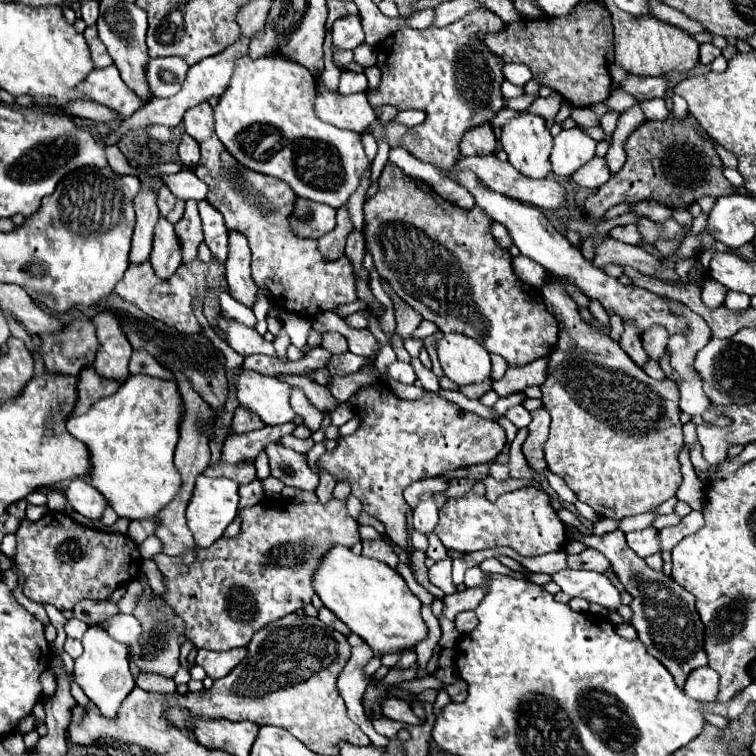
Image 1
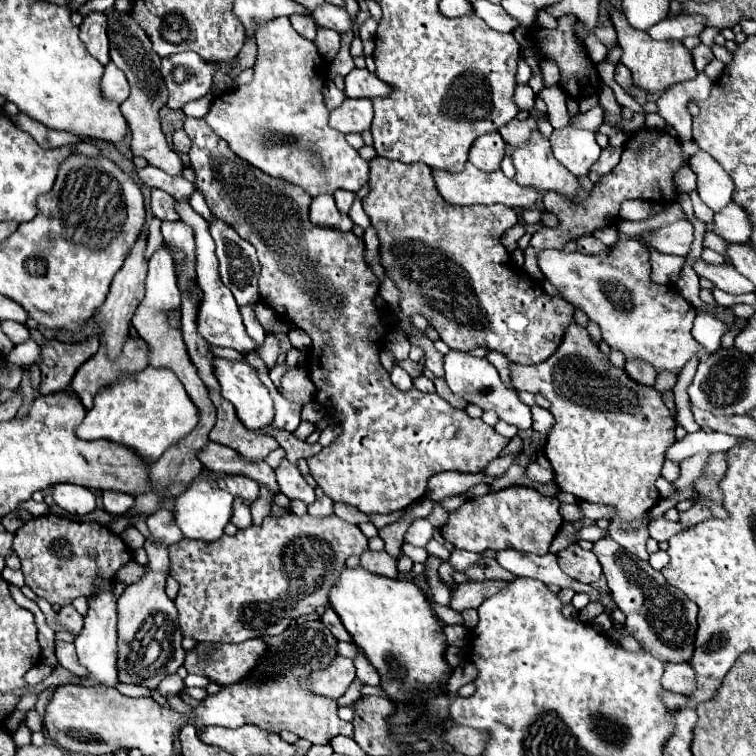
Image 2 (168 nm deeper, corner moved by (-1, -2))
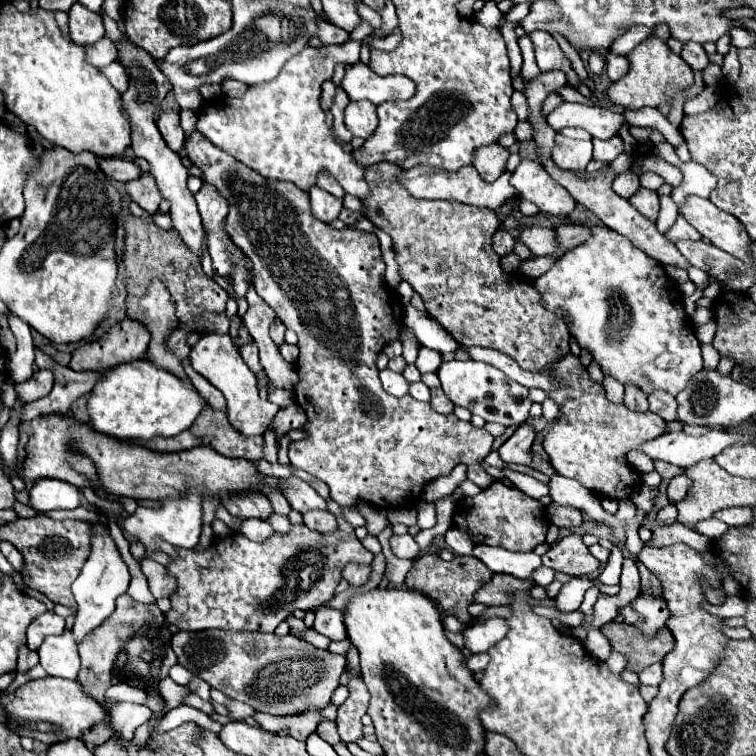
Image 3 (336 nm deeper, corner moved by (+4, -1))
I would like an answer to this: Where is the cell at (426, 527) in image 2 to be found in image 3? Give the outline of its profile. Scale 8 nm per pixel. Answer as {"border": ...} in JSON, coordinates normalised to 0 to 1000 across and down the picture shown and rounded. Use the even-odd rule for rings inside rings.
{"border":[[[533,706],[533,709],[517,709],[515,714],[517,728],[525,738],[536,738],[536,741],[549,741],[557,733],[554,720],[549,717],[549,712],[544,706]]]}

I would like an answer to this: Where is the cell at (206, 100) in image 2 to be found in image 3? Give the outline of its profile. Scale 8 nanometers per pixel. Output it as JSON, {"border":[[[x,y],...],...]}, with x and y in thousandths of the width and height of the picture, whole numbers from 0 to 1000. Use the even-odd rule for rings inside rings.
{"border":[[[239,146],[239,167],[245,172],[245,177],[253,177],[258,175],[258,164],[261,164],[261,156],[253,146]]]}

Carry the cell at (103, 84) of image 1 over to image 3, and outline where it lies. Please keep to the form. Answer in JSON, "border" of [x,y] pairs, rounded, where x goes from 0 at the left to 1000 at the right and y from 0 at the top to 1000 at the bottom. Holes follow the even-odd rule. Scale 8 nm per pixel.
{"border":[[[149,82],[149,85],[139,87],[134,95],[142,101],[142,106],[144,106],[160,124],[168,119],[171,103],[168,103],[168,95],[165,95],[165,90],[160,87],[160,82]]]}

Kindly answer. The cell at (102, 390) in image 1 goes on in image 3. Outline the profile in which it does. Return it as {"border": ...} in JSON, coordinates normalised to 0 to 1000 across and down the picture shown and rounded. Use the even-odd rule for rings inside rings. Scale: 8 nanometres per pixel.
{"border":[[[165,421],[163,426],[152,429],[144,442],[128,452],[104,458],[91,484],[102,492],[107,489],[142,489],[155,481],[181,476],[197,458],[197,437],[173,421]]]}

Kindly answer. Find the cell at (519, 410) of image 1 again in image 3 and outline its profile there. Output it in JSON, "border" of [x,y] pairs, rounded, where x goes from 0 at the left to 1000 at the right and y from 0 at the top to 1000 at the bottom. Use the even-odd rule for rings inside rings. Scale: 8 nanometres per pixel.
{"border":[[[597,476],[597,479],[586,479],[578,495],[591,526],[602,537],[612,537],[623,548],[636,550],[642,558],[657,558],[665,563],[687,563],[700,553],[700,540],[705,534],[700,529],[700,516],[642,479]]]}

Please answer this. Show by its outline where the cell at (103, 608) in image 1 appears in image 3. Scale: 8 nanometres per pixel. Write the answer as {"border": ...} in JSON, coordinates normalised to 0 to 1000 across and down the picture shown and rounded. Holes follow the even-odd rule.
{"border":[[[62,807],[41,823],[36,831],[36,854],[38,860],[52,860],[54,849],[65,839],[81,839],[86,833],[86,817],[75,815],[70,807]]]}

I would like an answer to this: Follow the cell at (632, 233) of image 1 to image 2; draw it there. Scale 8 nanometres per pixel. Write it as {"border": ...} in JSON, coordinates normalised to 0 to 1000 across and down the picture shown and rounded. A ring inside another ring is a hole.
{"border":[[[799,300],[799,303],[791,303],[791,306],[786,306],[786,313],[794,316],[799,324],[812,324],[812,321],[820,316],[815,300]]]}

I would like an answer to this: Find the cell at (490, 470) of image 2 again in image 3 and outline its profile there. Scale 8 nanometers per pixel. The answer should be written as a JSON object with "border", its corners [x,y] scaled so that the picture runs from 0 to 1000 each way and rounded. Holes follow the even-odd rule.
{"border":[[[692,558],[681,574],[663,590],[663,608],[671,611],[671,614],[692,614],[692,616],[702,616],[702,587],[705,587],[705,579],[708,579],[708,571],[705,571],[705,563]]]}

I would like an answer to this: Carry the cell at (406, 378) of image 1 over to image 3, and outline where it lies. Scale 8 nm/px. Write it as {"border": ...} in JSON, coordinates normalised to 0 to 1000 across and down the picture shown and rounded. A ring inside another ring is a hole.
{"border":[[[509,487],[509,489],[504,489],[504,505],[507,505],[509,519],[515,519],[517,524],[525,524],[528,526],[528,524],[536,524],[538,521],[541,505],[533,500],[533,495],[525,495],[525,492]]]}

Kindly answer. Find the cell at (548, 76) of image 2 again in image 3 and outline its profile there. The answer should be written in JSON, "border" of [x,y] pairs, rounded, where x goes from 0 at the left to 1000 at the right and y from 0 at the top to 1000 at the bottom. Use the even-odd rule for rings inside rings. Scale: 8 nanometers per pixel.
{"border":[[[702,42],[700,50],[705,56],[708,79],[710,79],[710,87],[713,87],[716,95],[726,95],[726,93],[739,93],[742,90],[750,98],[753,112],[763,116],[769,111],[774,111],[786,124],[790,123],[783,104],[778,102],[772,107],[769,107],[763,98],[758,95],[755,82],[747,77],[747,71],[742,69],[737,53],[729,45],[724,45],[724,42]]]}

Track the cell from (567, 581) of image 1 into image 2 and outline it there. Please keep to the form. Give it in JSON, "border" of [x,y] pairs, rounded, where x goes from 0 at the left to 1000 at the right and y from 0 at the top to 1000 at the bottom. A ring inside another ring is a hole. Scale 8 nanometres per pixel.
{"border":[[[677,726],[659,729],[656,742],[672,753],[675,758],[685,763],[704,763],[712,766],[722,774],[738,774],[741,779],[754,779],[757,776],[757,763],[751,763],[741,747],[735,745],[735,734],[704,734],[704,731],[688,731]]]}

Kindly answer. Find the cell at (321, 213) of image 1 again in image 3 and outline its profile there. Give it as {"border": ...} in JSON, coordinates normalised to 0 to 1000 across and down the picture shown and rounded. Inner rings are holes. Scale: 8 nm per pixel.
{"border":[[[414,246],[409,251],[409,265],[411,265],[411,275],[414,275],[414,286],[425,294],[438,294],[448,286],[451,275],[454,275],[454,265],[443,262],[440,257],[425,251],[422,246]]]}

